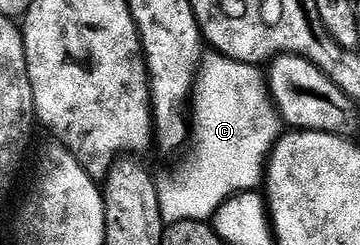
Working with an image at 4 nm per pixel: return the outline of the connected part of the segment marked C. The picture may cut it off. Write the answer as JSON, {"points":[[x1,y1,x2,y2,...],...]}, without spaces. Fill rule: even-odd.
{"points":[[210,53,202,60,198,81,192,92,192,146,186,164,178,175,158,183,160,213,167,224,179,223,184,219,199,221,213,220,214,214,231,195,257,188,264,179,264,160,271,146,270,130,274,123,270,120,272,103,268,98,268,87,258,76,258,71,246,61,229,59,226,55]]}

